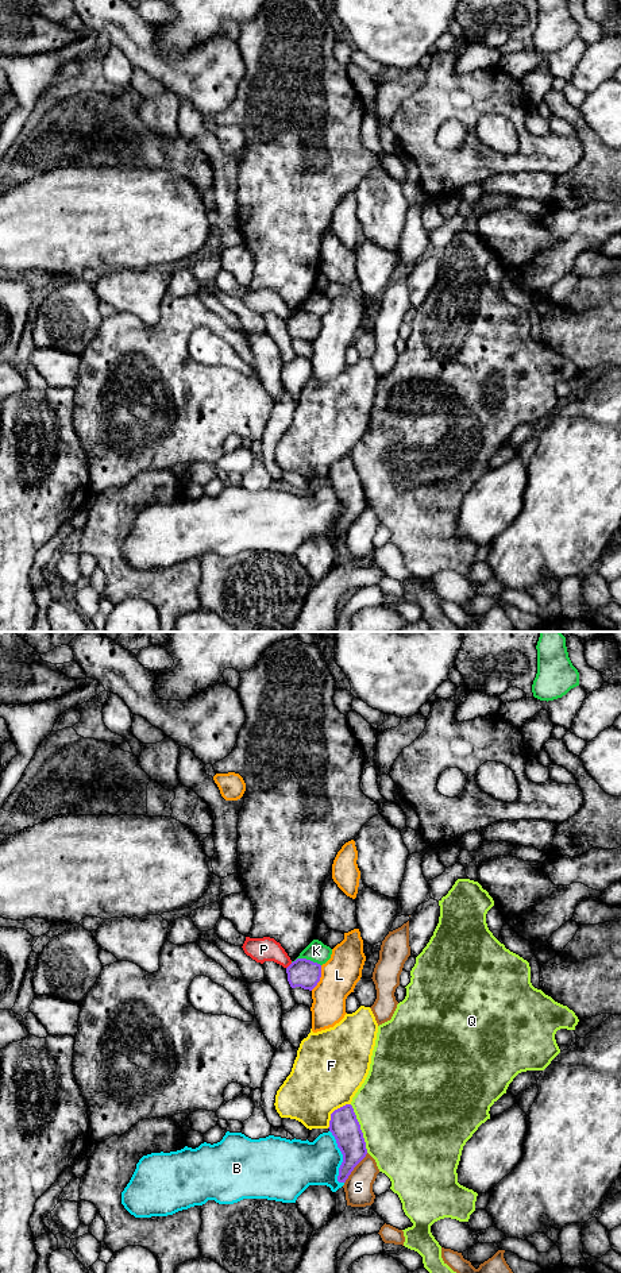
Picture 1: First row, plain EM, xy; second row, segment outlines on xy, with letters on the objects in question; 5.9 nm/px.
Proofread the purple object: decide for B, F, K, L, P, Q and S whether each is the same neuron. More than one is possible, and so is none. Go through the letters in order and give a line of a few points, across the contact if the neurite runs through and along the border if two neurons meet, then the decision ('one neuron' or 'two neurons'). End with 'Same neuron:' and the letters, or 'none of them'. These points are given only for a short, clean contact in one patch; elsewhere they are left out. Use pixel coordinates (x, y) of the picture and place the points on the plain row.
B: two neurons
F: two neurons
K: two neurons
L: two neurons
P: line xy (292, 315), (286, 320); two neurons
Q: two neurons
S: two neurons
Same neuron: none of them

